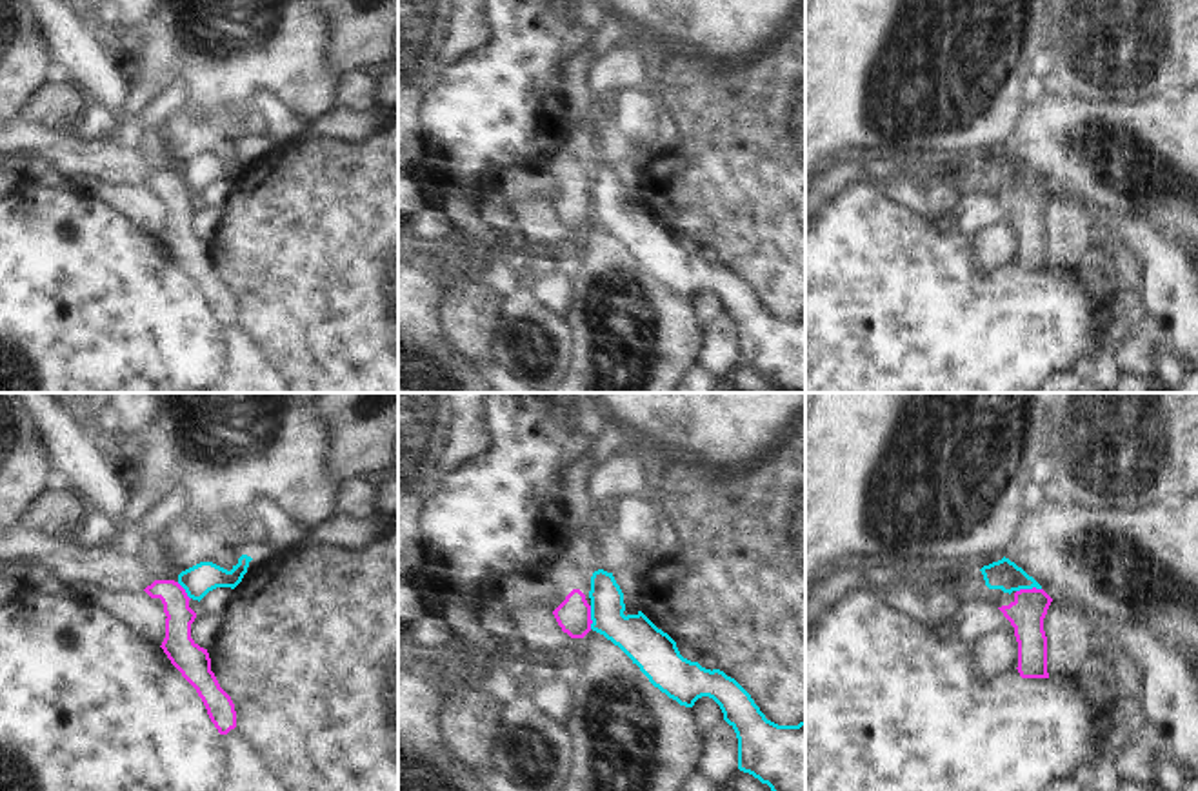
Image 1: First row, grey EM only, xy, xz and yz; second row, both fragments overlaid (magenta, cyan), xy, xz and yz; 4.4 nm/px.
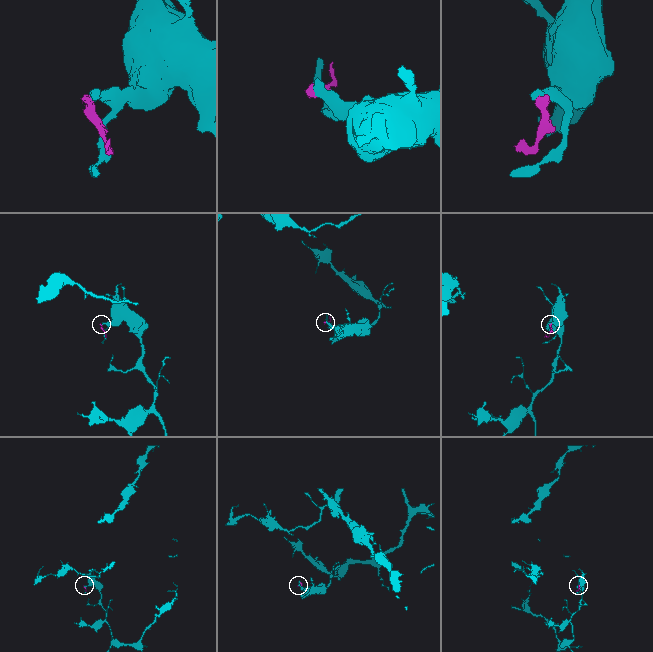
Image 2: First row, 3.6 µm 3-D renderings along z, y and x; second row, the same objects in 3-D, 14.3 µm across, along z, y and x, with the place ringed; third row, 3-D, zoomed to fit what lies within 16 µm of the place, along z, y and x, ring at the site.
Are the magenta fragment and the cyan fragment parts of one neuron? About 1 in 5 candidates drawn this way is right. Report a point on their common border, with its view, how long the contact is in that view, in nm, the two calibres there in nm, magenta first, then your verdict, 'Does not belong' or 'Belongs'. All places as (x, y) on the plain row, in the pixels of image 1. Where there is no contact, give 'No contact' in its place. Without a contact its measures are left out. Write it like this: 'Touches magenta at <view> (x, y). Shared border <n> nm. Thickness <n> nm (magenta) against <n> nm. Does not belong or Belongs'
Touches magenta at yz (1028, 182). Shared border 110 nm. Thickness 160 nm (magenta) against 140 nm. Does not belong

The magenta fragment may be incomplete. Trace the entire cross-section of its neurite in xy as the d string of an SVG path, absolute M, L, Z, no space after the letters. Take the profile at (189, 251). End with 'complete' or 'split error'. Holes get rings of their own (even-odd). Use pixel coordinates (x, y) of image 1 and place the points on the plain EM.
M171 165L169 169L155 173L144 184L165 211L165 231L160 240L182 269L196 282L218 325L227 327L236 320L235 296L211 264L207 242L191 231L191 216L196 205L189 200L191 191L178 176L178 167Z | split error

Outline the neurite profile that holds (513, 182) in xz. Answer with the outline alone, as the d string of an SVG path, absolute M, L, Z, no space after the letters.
M504 167L494 184L494 193L507 200L542 198L554 204L558 200L556 180L545 169Z

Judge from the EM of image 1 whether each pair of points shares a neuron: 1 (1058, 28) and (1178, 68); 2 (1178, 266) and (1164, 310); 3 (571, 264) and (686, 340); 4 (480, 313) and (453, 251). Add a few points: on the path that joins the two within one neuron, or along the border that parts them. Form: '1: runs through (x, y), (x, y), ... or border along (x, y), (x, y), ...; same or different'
1: runs through (1088, 28), (1138, 28), (1149, 39); same
2: runs through (1173, 277), (1173, 299); same
3: border along (577, 255), (580, 264), (573, 279); different
4: runs through (468, 299), (464, 291), (464, 266); same

